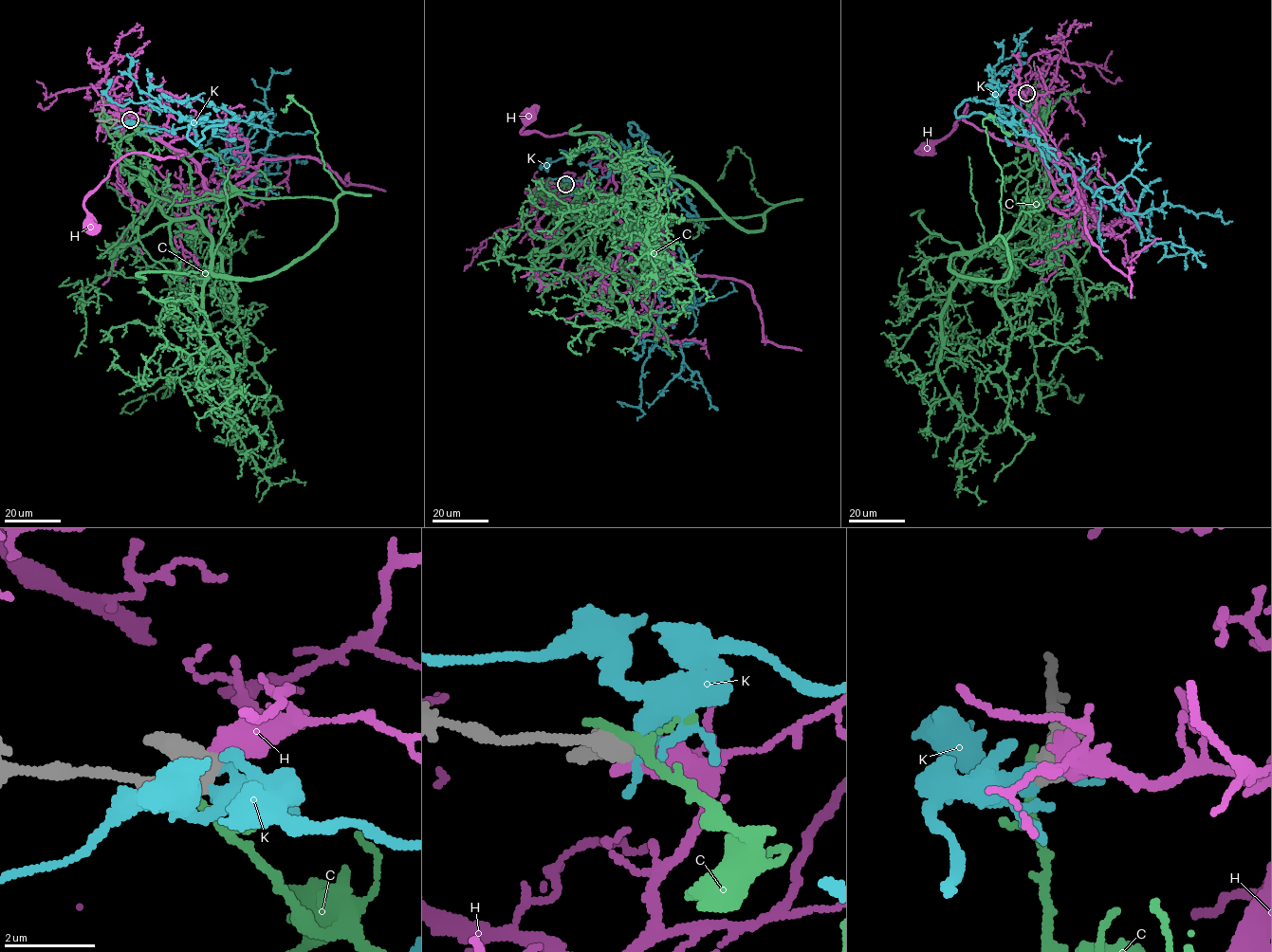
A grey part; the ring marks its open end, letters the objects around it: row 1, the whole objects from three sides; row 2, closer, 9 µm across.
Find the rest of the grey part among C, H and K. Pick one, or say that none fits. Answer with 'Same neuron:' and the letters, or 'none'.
Same neuron: none

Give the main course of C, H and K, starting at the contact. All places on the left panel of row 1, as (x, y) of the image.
C: (128, 122), (117, 160), (210, 236), (203, 312), (230, 363), (235, 434), (268, 483), (304, 485)
H: (129, 119), (132, 116), (126, 119), (129, 124), (182, 155), (177, 159), (124, 155), (84, 202), (87, 228)
K: (130, 120), (173, 131), (188, 116), (199, 148), (214, 156), (226, 149), (240, 163), (229, 135), (212, 142)

